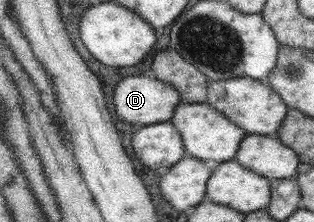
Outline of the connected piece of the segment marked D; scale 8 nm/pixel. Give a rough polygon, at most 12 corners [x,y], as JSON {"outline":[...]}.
{"outline":[[126,76],[113,90],[120,120],[166,122],[180,102],[171,84]]}

